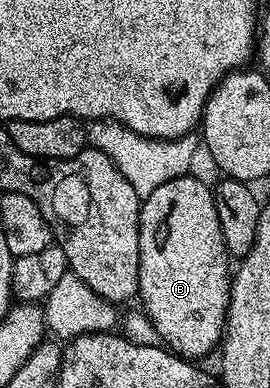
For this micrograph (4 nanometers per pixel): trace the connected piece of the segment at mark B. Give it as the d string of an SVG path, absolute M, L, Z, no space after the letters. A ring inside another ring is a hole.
M186 174L179 178L171 178L163 182L163 186L151 190L151 194L141 201L141 217L139 218L139 282L137 283L137 296L141 300L140 307L146 316L154 324L155 330L160 336L160 343L169 351L190 361L200 361L200 356L205 356L209 351L220 345L225 335L225 317L229 315L229 285L231 283L231 257L225 250L223 242L223 230L219 227L219 214L215 211L215 198L213 188L205 185L194 174Z

